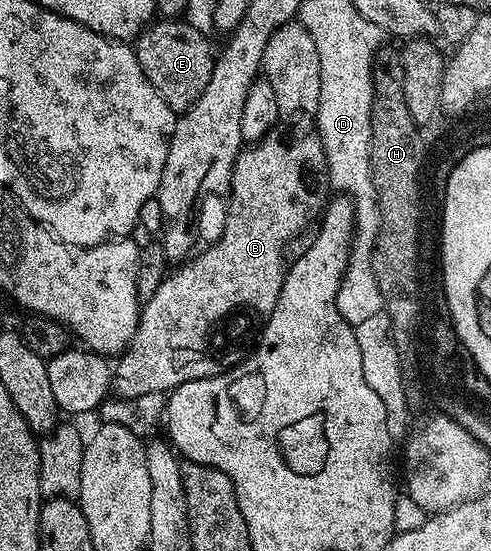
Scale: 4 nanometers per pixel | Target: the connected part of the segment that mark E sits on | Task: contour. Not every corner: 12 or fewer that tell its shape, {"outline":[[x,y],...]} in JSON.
{"outline":[[155,20],[133,49],[176,112],[213,76],[216,51],[186,20]]}

